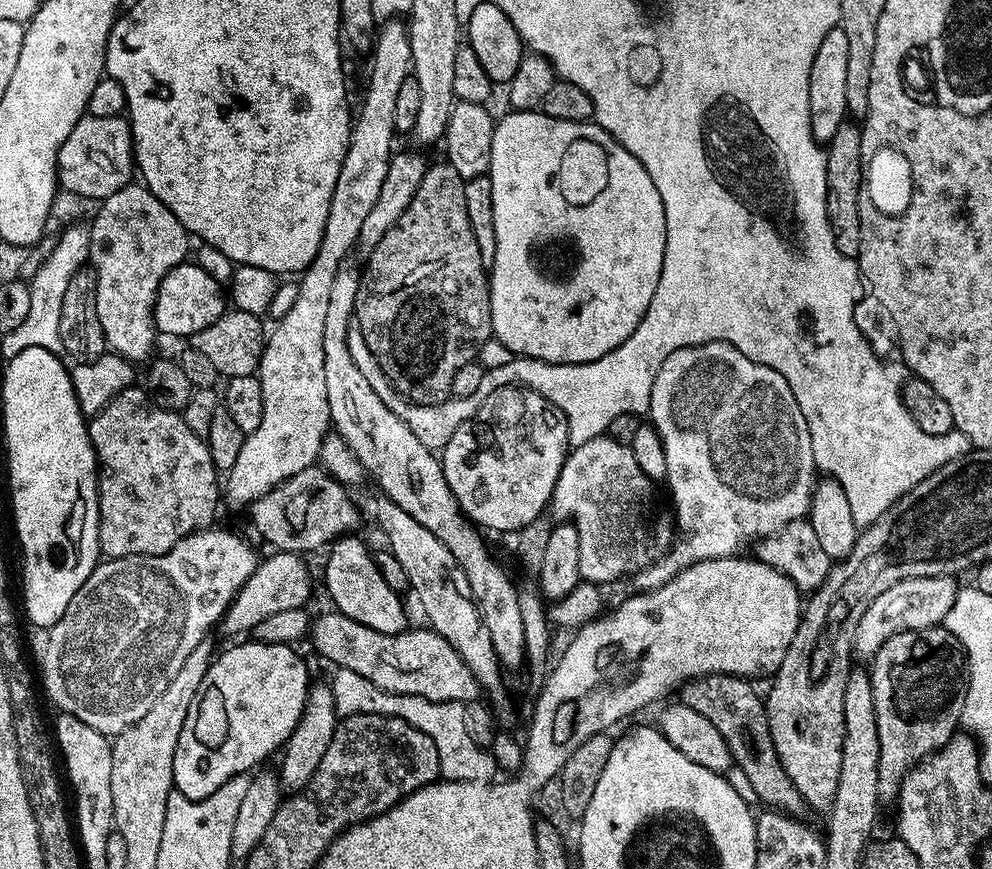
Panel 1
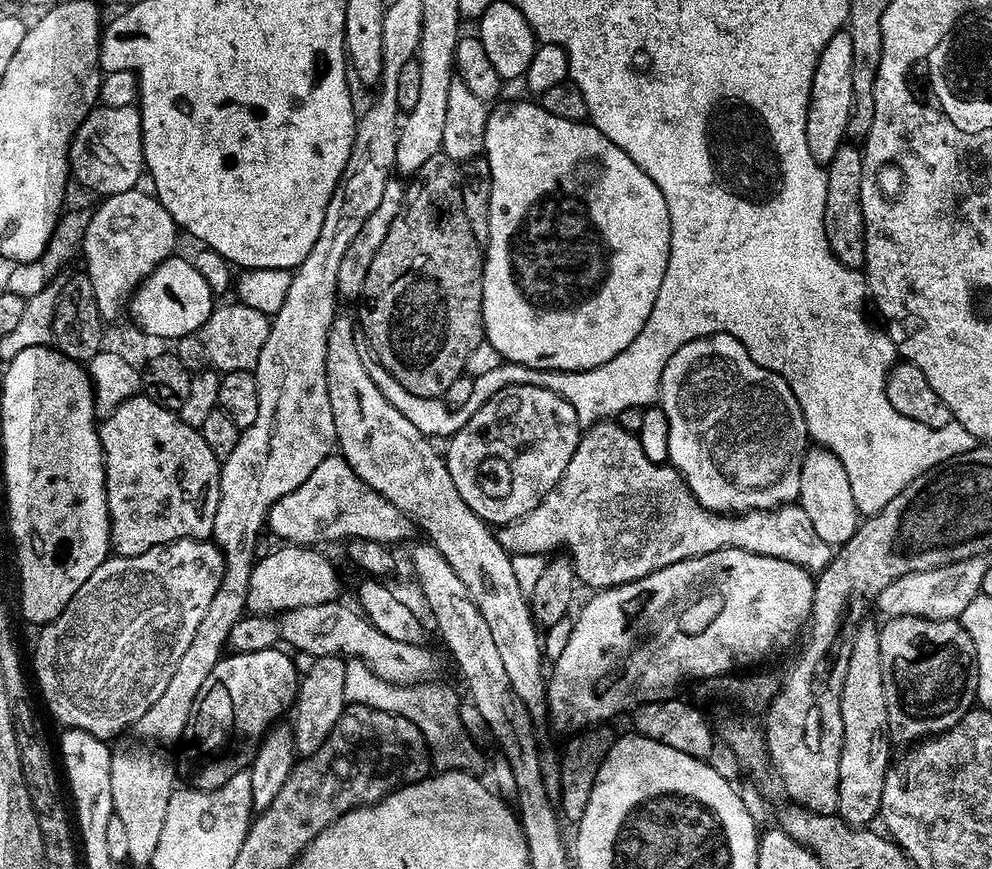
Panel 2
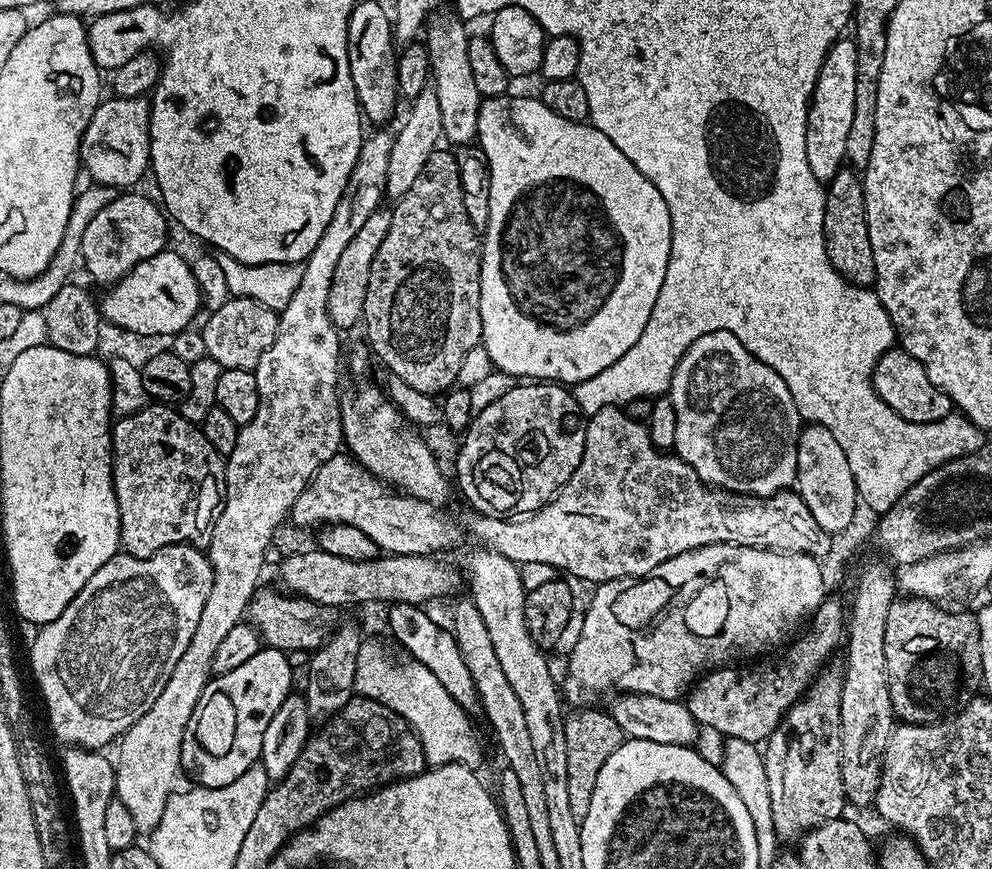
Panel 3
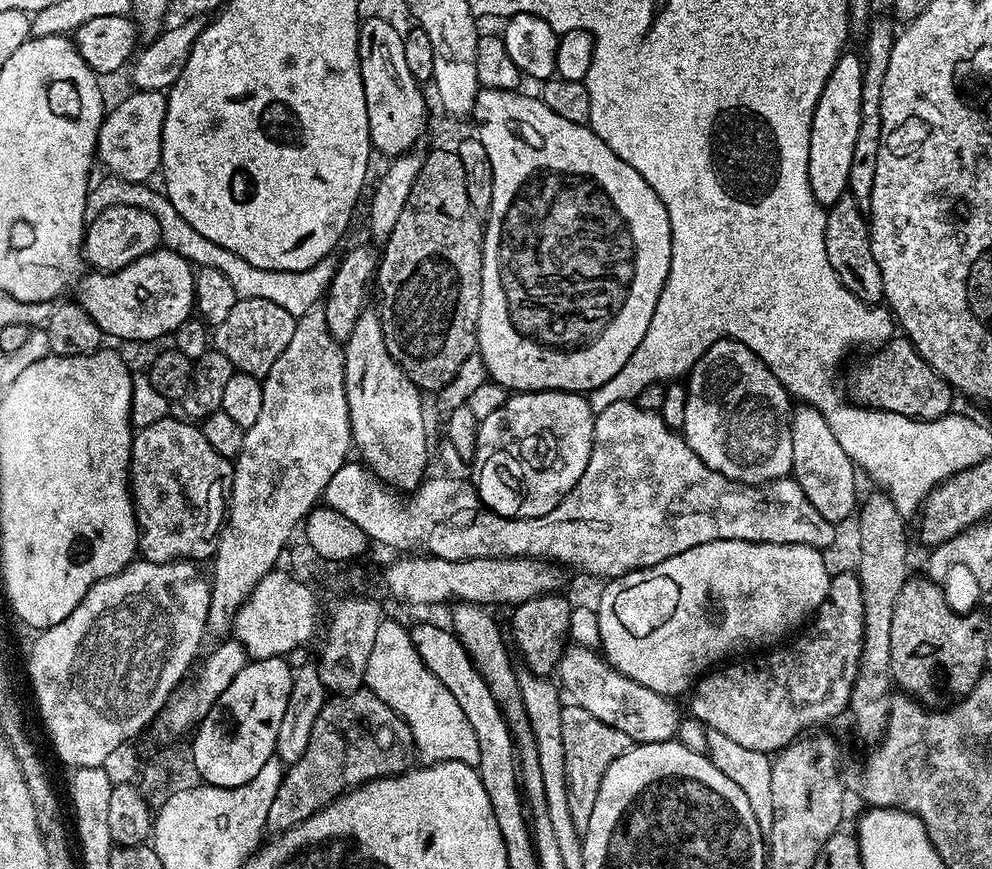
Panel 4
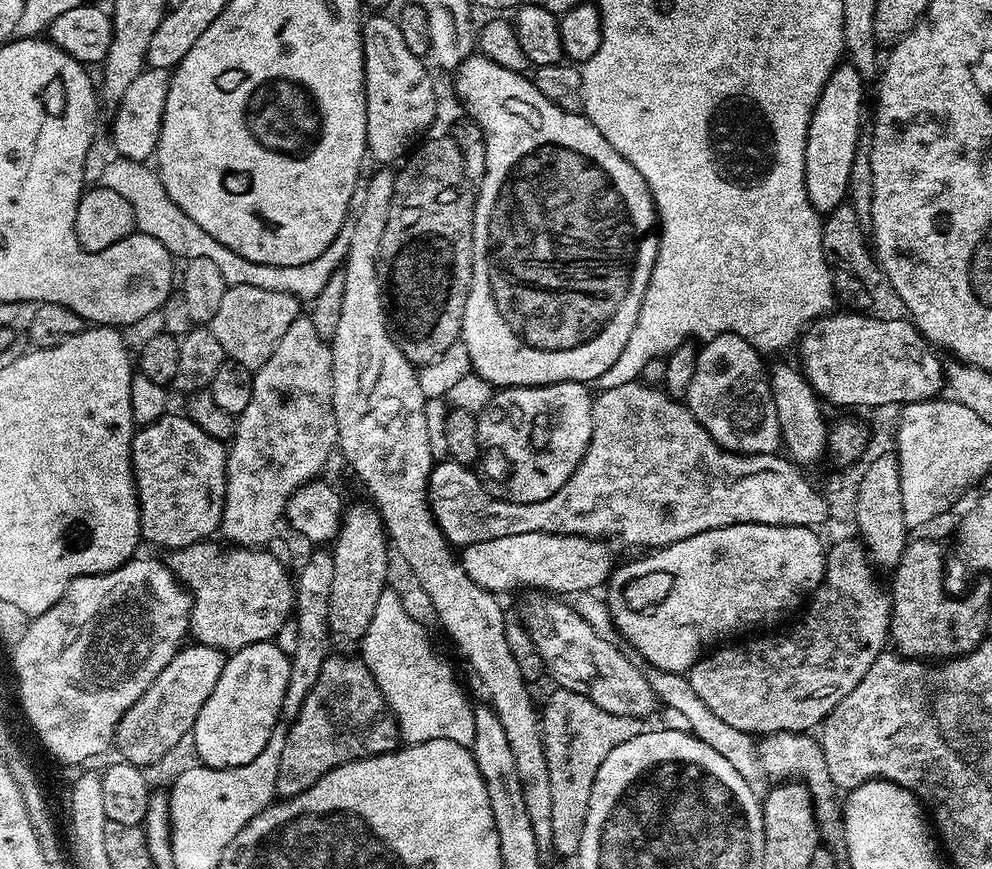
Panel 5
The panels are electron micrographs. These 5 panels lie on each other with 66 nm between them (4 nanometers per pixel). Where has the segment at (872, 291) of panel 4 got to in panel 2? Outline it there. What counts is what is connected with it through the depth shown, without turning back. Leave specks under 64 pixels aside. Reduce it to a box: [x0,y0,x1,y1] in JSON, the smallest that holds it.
[824,142,866,269]

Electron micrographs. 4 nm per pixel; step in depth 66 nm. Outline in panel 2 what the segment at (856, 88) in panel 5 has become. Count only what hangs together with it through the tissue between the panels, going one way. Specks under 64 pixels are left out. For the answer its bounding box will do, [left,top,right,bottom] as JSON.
[806,30,854,165]

